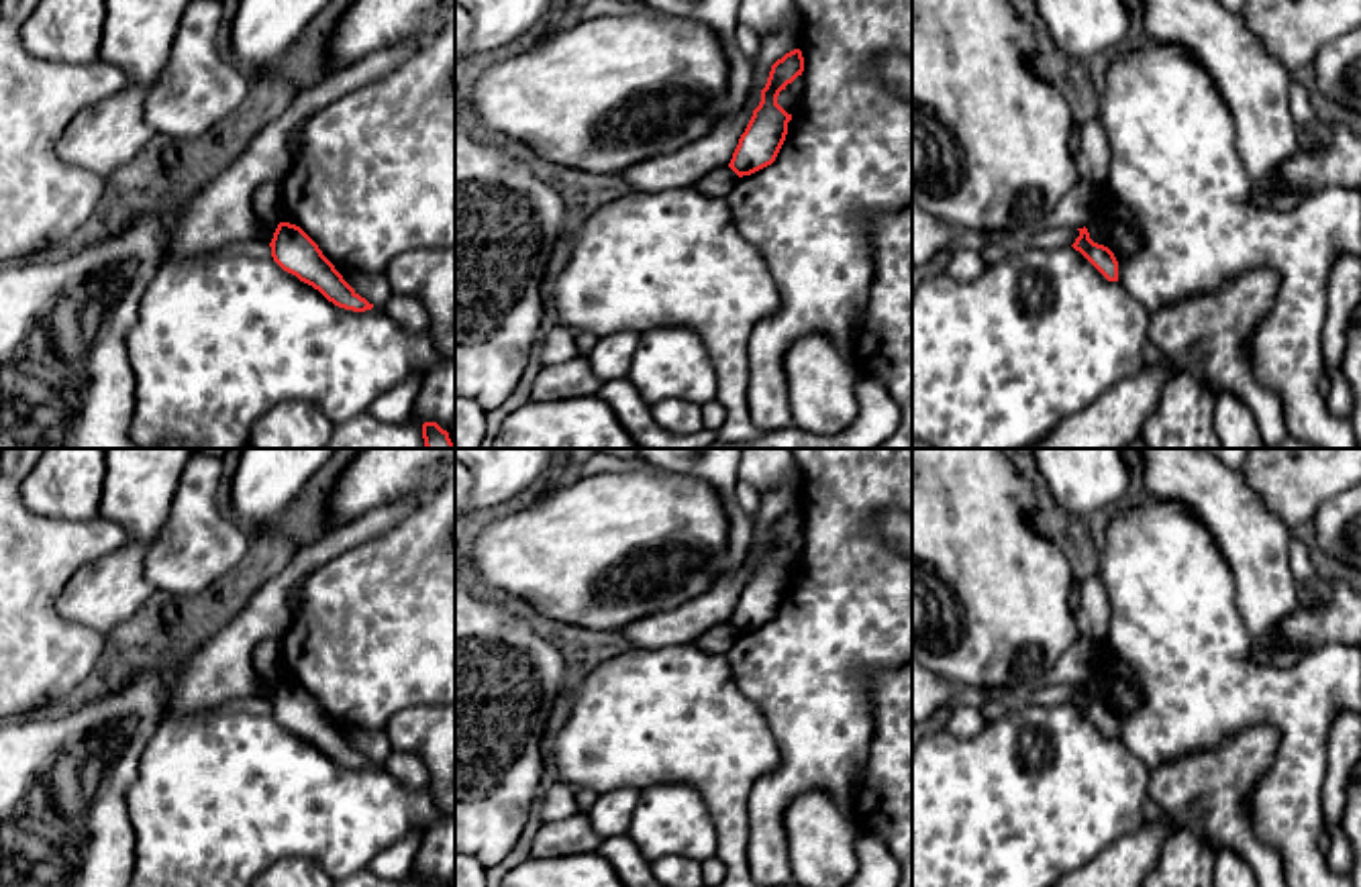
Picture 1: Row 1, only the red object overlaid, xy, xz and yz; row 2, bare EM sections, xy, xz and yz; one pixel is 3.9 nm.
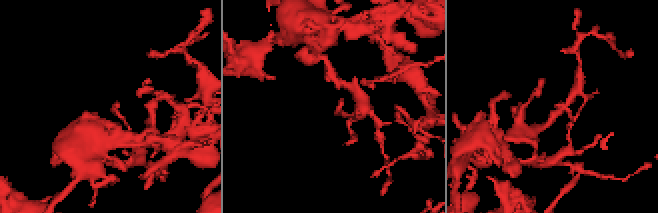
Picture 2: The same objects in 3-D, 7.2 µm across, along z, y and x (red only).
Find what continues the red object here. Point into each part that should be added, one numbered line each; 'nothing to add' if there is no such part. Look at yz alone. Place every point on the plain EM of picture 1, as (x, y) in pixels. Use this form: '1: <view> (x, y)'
nothing to add

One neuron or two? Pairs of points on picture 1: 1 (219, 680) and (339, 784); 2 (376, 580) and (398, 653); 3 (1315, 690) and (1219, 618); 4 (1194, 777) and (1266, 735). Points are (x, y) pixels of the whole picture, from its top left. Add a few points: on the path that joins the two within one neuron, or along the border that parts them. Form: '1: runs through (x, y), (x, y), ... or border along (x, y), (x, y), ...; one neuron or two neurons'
1: border along (258, 694), (229, 698), (192, 712); two neurons
2: runs through (394, 598), (398, 602), (398, 635); one neuron
3: runs through (1284, 690), (1266, 690), (1225, 649); one neuron
4: runs through (1213, 777), (1223, 777), (1247, 753); one neuron

